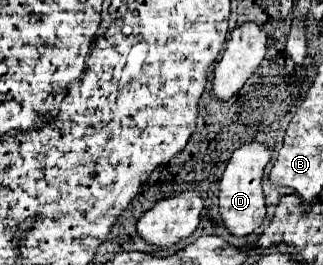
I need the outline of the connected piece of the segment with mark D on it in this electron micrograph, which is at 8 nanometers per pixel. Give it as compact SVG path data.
M256 140L246 142L240 148L236 148L232 152L232 158L228 160L224 176L220 180L220 214L222 214L226 228L234 236L246 236L254 232L266 216L262 176L264 176L264 168L268 162L270 162L270 156L266 156L266 144L256 142Z

